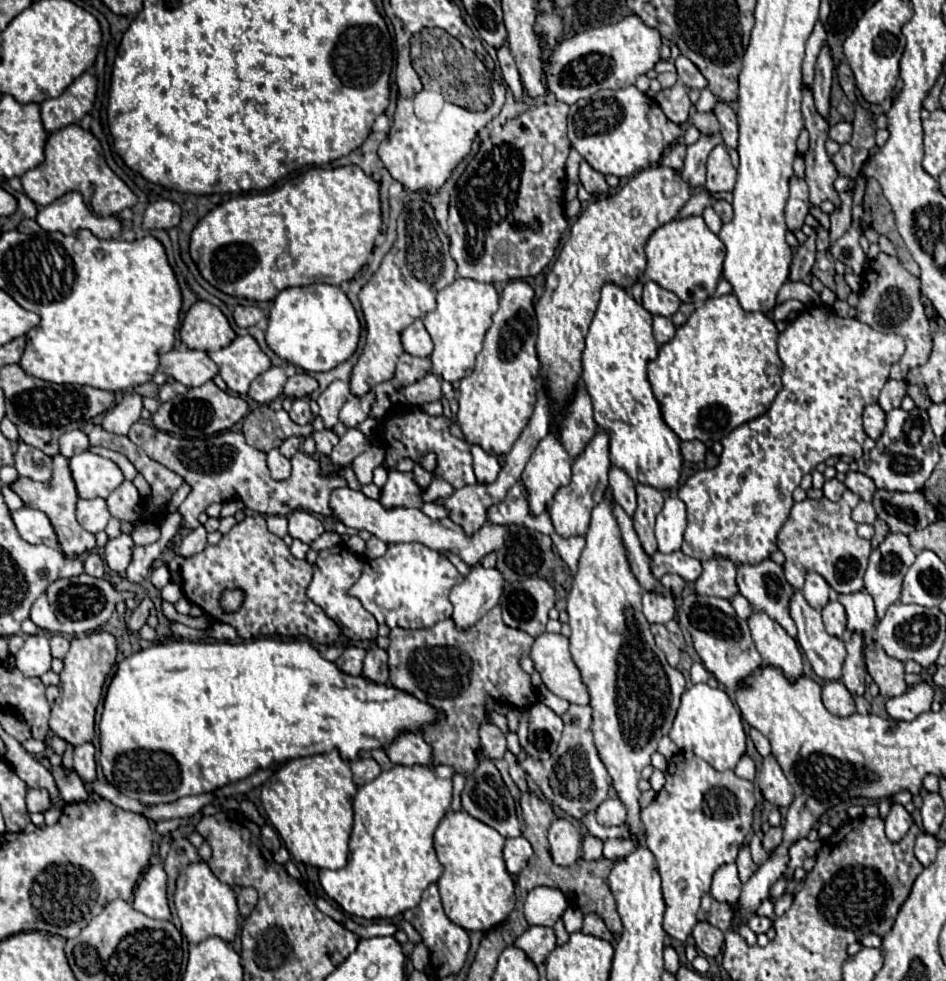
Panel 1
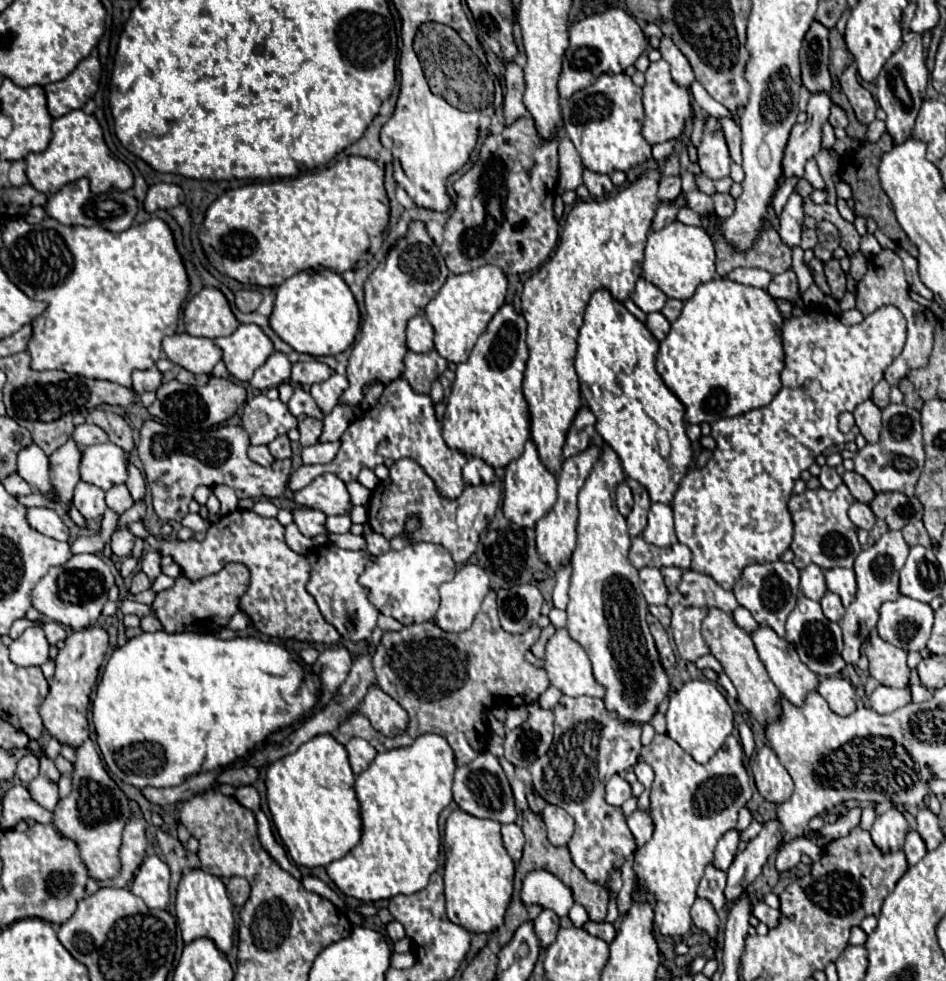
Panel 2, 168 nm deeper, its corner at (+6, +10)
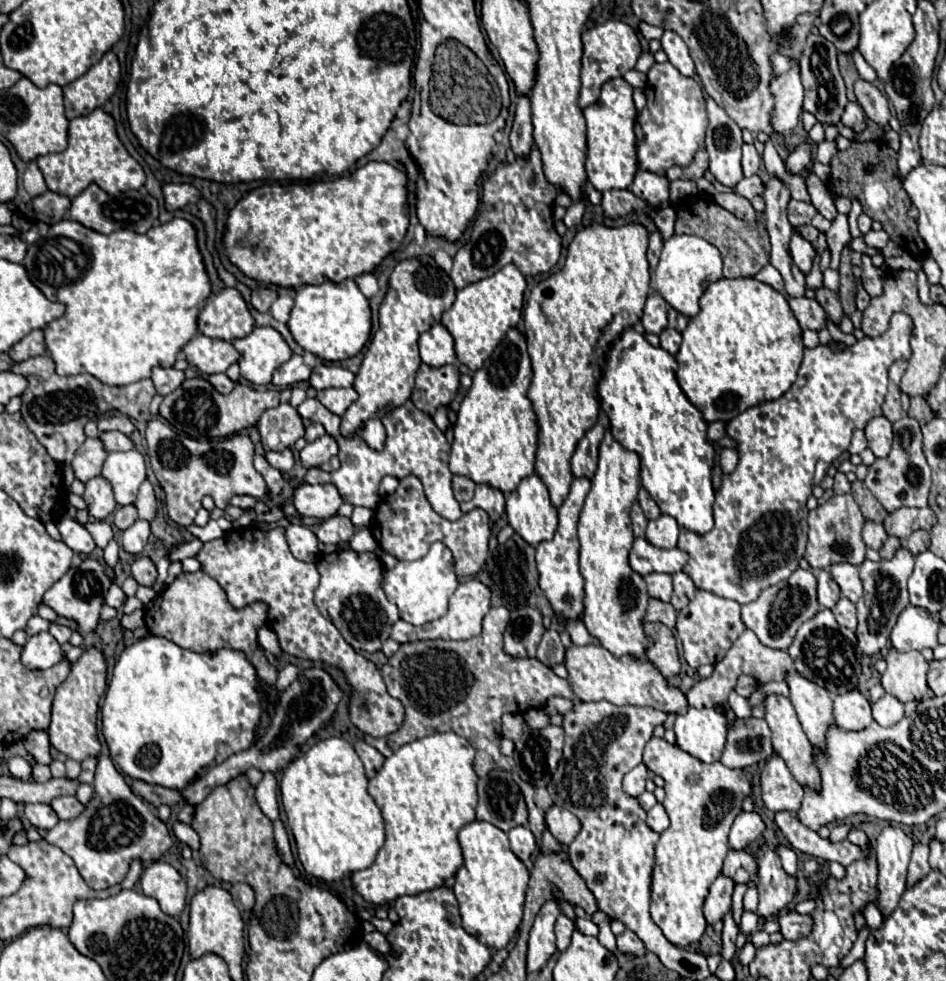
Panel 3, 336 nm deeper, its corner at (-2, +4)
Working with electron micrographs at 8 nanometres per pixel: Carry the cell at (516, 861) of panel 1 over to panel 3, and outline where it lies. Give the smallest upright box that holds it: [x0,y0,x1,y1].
[508,827,536,870]

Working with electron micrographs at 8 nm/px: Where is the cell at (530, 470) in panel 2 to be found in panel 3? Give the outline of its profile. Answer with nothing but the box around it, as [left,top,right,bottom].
[506,475,558,547]

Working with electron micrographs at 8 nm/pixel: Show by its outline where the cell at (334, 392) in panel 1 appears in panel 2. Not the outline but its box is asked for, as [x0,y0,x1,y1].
[312,373,348,415]

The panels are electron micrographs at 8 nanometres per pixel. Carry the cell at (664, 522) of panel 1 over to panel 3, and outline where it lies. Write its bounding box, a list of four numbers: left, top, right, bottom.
[646,515,678,549]

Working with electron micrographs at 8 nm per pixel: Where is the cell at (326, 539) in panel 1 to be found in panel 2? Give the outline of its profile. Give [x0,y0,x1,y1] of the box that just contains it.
[326,515,350,533]

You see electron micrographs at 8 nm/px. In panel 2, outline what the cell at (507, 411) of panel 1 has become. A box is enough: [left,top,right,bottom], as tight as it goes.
[442,303,530,467]

